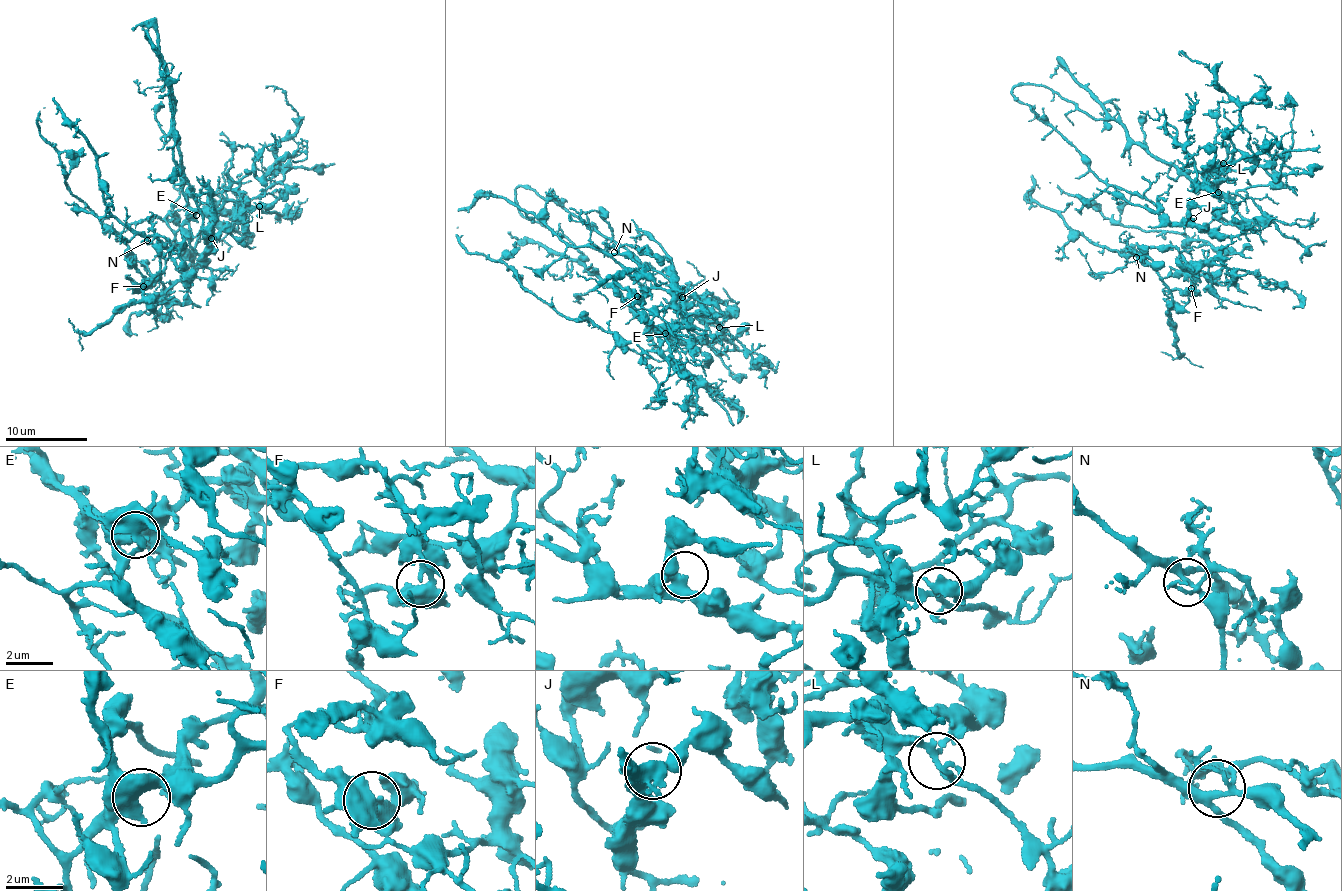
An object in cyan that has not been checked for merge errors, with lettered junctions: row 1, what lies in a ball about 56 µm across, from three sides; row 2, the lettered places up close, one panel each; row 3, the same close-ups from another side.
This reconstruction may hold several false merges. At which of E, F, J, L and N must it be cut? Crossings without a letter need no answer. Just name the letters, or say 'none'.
none

